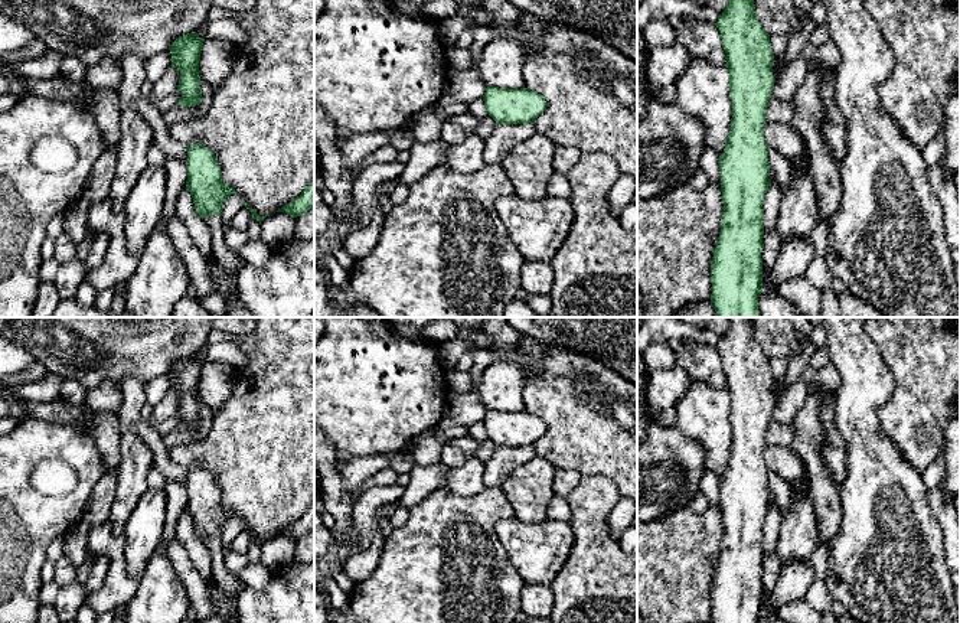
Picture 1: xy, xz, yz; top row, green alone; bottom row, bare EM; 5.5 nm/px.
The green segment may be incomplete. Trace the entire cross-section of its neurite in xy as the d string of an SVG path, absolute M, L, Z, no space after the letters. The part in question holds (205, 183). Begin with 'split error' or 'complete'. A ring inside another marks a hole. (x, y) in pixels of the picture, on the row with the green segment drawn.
complete; M202 143L187 146L186 169L186 187L202 219L208 215L219 215L225 200L231 195L239 195L235 189L225 185L213 151Z

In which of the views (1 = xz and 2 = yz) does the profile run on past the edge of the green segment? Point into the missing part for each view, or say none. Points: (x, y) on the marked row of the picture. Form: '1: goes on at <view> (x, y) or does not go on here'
1: does not go on here
2: does not go on here

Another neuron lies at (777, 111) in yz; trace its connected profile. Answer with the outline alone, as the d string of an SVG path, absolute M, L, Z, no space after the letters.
M771 97L767 107L765 120L770 123L783 123L790 125L794 115L793 102L784 102L775 97Z

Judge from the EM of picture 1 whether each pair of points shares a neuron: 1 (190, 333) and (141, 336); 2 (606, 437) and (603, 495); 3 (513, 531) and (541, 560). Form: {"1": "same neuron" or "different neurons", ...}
{"1": "same neuron", "2": "different neurons", "3": "same neuron"}

